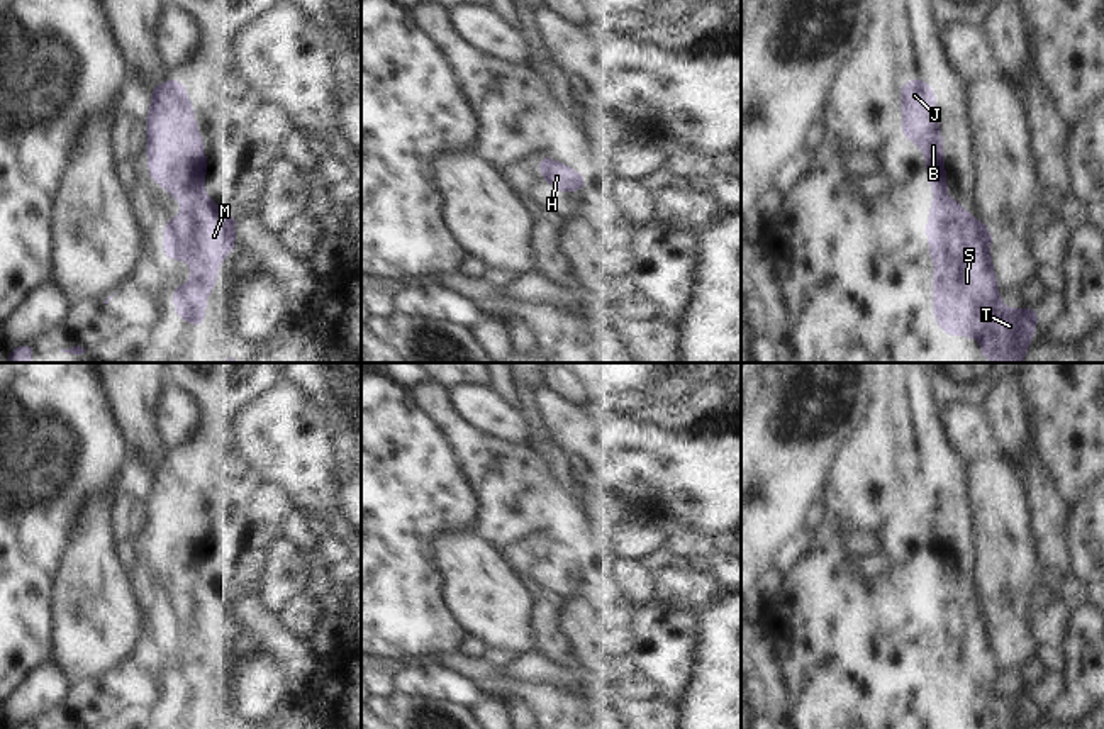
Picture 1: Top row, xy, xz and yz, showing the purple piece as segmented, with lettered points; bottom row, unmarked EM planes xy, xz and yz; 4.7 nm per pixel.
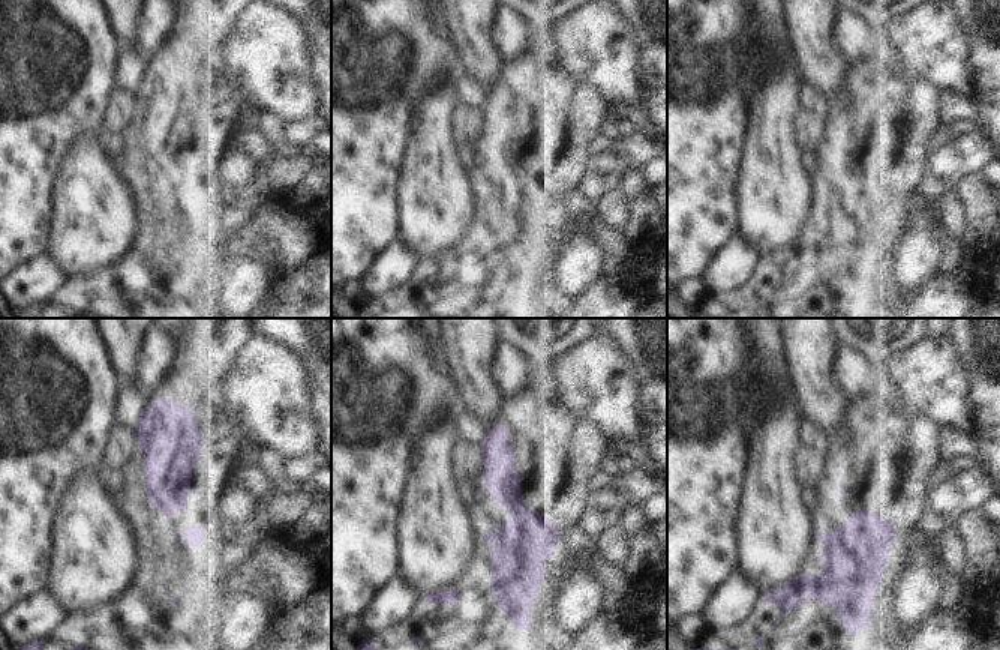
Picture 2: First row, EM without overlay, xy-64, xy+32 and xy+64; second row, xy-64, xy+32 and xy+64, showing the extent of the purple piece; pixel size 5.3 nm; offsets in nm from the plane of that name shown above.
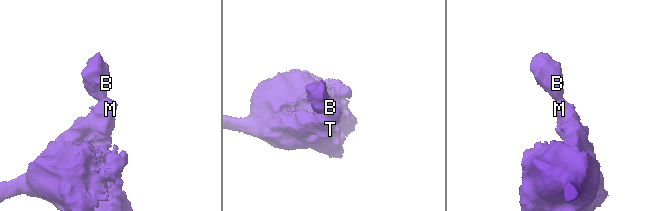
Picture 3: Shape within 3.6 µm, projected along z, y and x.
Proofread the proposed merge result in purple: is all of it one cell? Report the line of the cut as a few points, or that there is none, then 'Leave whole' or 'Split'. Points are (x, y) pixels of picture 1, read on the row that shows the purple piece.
No split. Leave whole.

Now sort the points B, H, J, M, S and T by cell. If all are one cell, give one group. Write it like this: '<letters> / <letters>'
B H J M S T

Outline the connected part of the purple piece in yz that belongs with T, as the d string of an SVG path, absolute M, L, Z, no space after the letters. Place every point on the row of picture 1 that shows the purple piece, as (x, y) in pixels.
M919 76L902 81L900 88L902 125L899 134L911 139L926 156L926 171L934 195L926 220L926 239L929 241L929 258L934 261L933 288L933 319L946 336L975 337L980 342L980 356L992 363L1023 363L1031 346L1034 329L1038 327L1040 309L1006 309L1001 300L994 263L990 259L992 231L975 219L963 205L946 195L948 181L945 170L943 134L936 115L936 92Z

